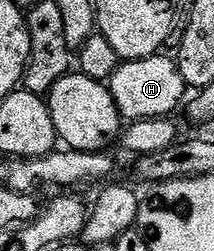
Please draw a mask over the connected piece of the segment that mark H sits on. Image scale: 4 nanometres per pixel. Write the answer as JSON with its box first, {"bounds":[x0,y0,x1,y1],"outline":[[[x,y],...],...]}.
{"bounds":[107,53,187,121],"outline":[[[165,53],[122,62],[109,78],[107,86],[122,120],[125,121],[163,119],[172,116],[174,114],[172,111],[180,105],[181,98],[183,103],[187,95],[183,73],[179,73],[176,58],[169,56],[168,59]]]}

